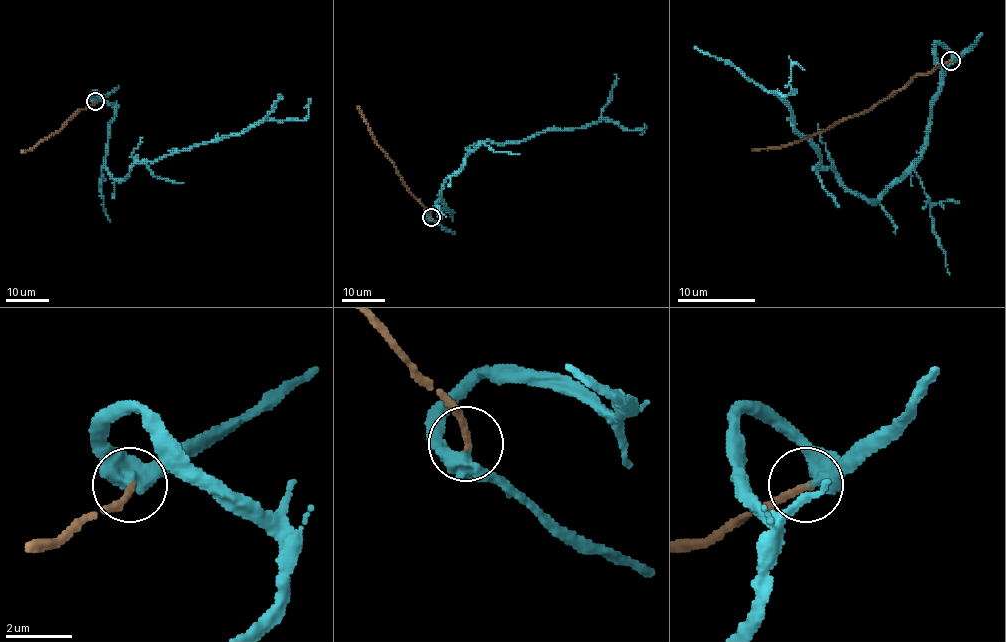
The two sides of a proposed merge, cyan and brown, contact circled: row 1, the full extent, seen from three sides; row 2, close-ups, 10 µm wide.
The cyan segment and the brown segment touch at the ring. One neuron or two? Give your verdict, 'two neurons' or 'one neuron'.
one neuron

